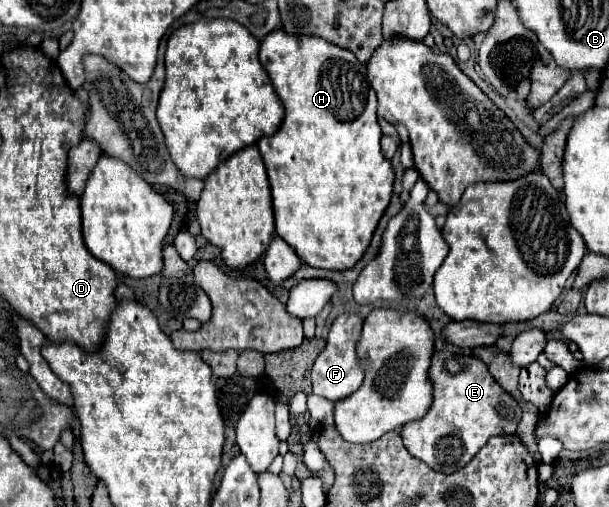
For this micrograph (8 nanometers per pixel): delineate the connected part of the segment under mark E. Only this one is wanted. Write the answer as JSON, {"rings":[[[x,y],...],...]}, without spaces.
{"rings":[[[439,351],[431,357],[427,375],[433,385],[433,403],[425,417],[401,427],[401,439],[407,451],[425,461],[431,469],[453,473],[465,467],[491,437],[517,431],[521,407],[493,379],[481,359],[473,355],[455,355],[453,359],[453,353]]]}

